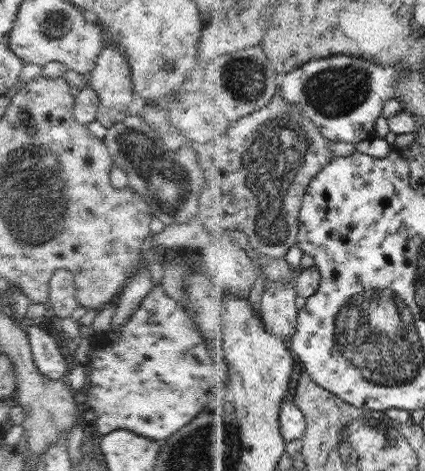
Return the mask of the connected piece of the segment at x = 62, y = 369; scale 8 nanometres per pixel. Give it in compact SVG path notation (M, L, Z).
M25 326L25 329L38 370L46 378L64 379L70 368L54 334L40 326Z

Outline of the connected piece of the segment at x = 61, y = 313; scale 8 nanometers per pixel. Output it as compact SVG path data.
M58 269L49 280L50 310L56 313L58 320L70 317L80 304L76 300L75 282L71 272Z

